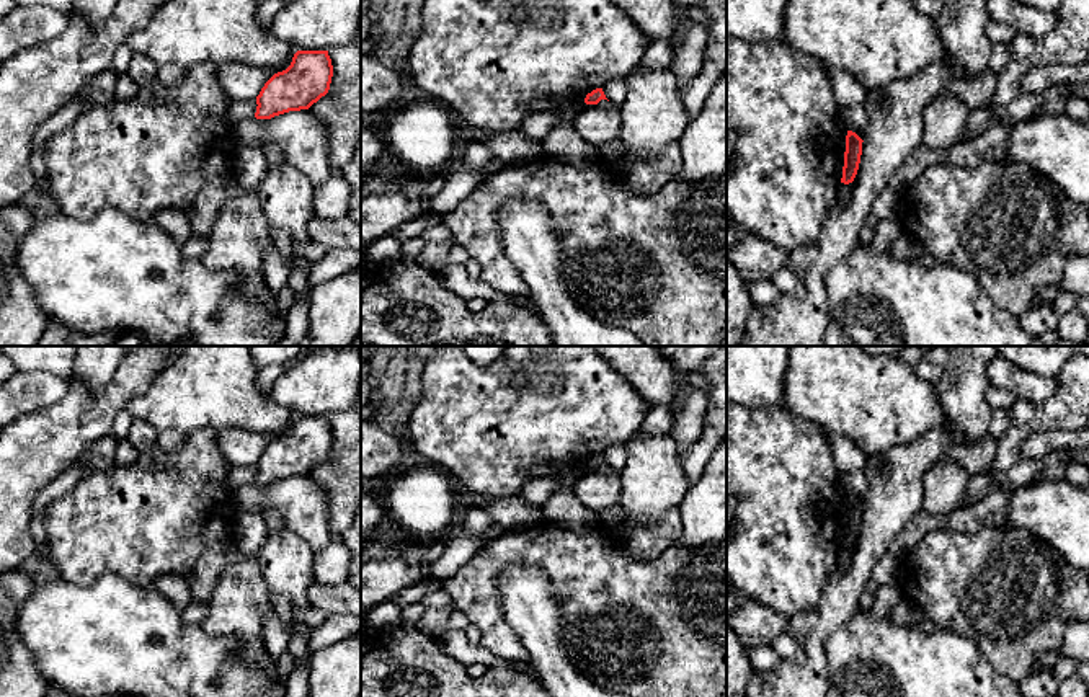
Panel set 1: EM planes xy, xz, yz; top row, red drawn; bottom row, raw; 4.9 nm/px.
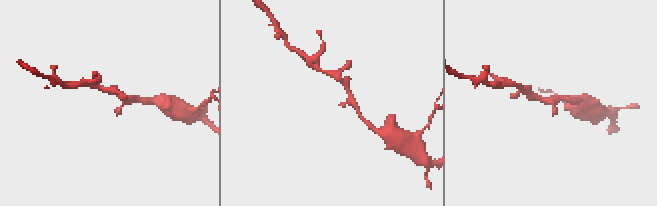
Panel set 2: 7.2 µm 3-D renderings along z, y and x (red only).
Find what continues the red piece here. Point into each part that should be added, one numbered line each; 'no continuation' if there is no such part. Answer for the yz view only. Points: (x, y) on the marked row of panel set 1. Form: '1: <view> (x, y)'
no continuation

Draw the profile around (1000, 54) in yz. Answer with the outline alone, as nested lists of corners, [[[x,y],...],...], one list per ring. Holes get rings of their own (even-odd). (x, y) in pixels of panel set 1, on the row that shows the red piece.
[[[1004,42],[993,44],[993,49],[988,55],[988,70],[994,75],[999,75],[1011,59],[1011,49]]]

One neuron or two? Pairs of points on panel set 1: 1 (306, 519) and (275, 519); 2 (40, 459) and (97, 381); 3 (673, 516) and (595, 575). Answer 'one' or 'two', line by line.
1: two
2: two
3: two

